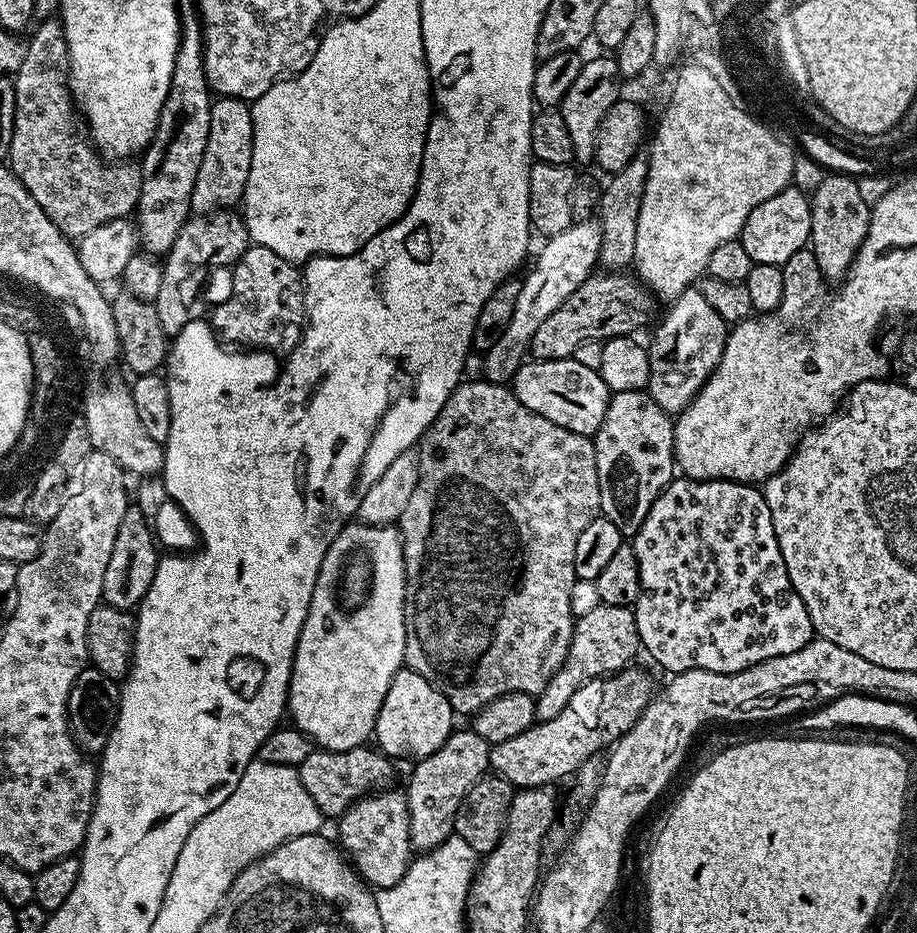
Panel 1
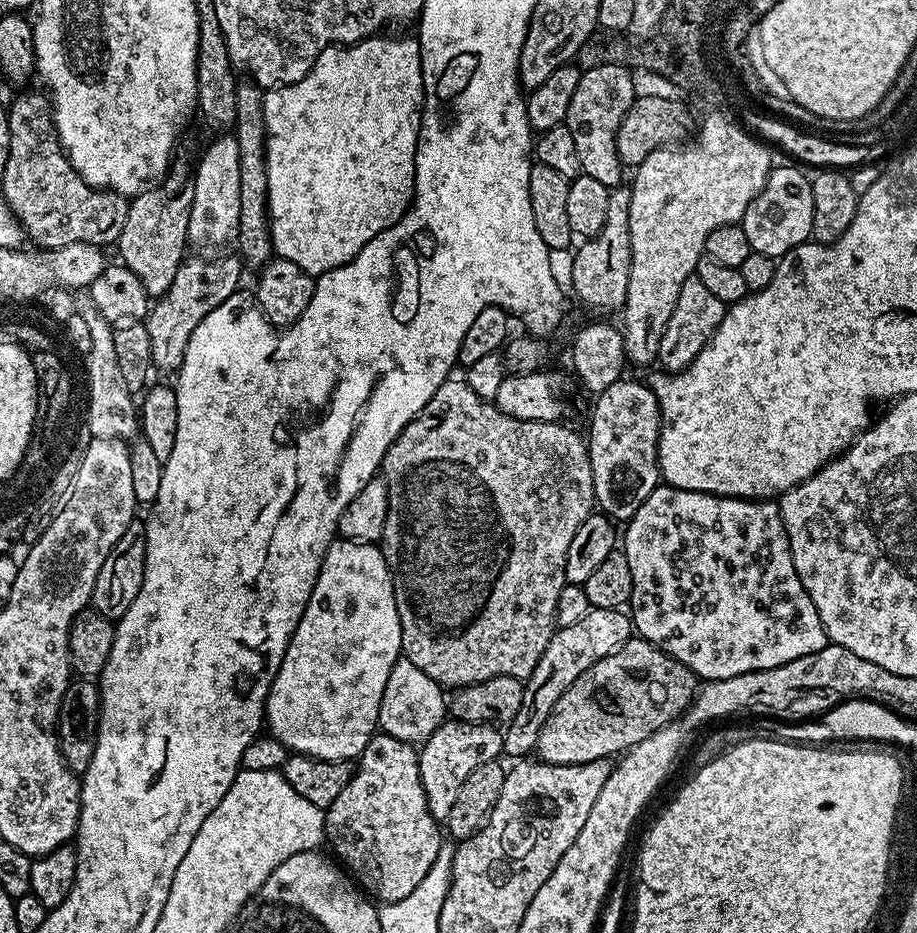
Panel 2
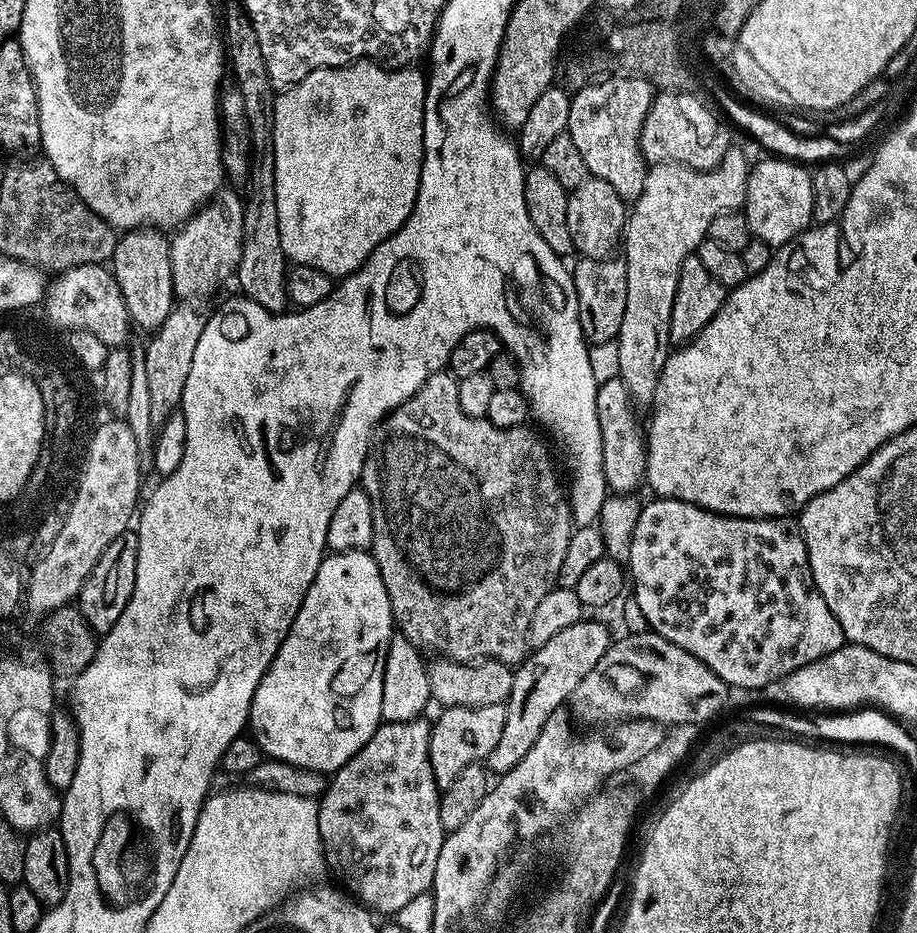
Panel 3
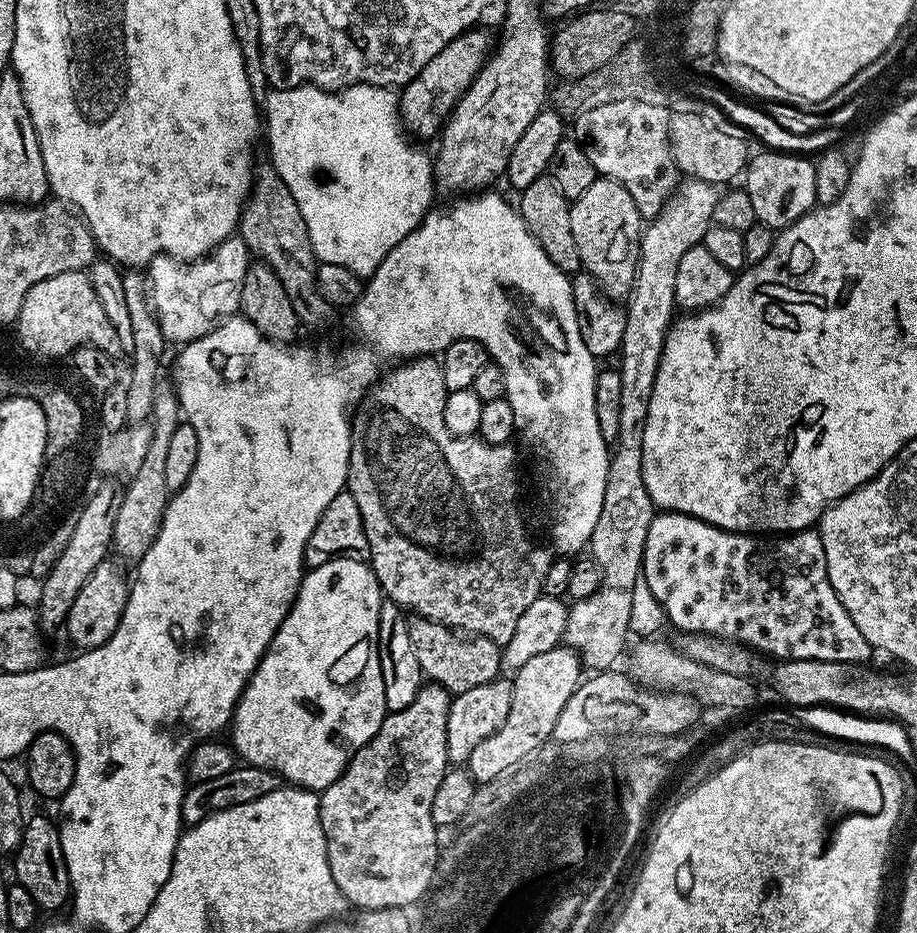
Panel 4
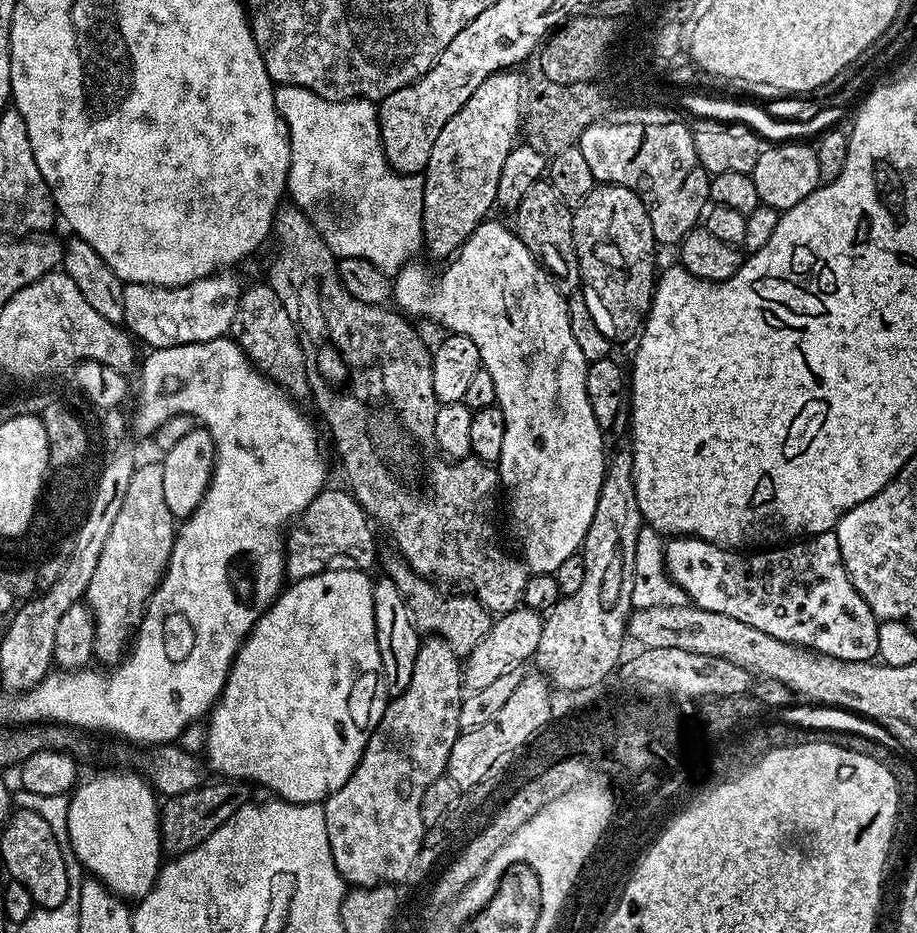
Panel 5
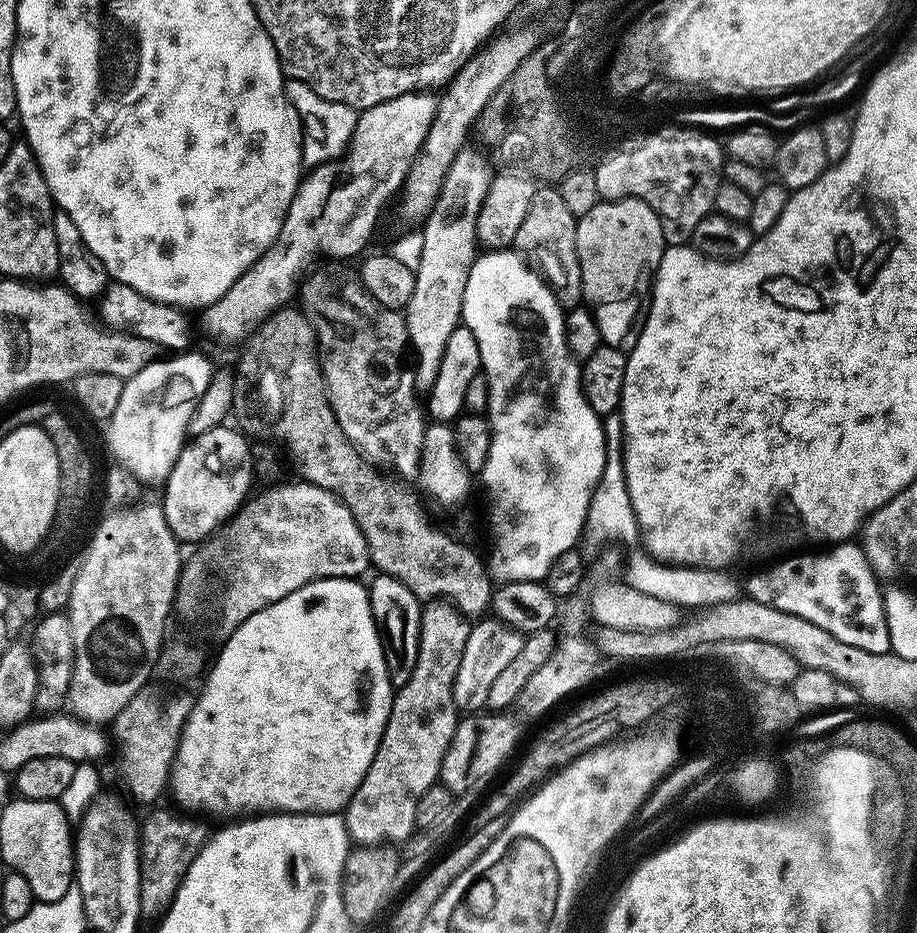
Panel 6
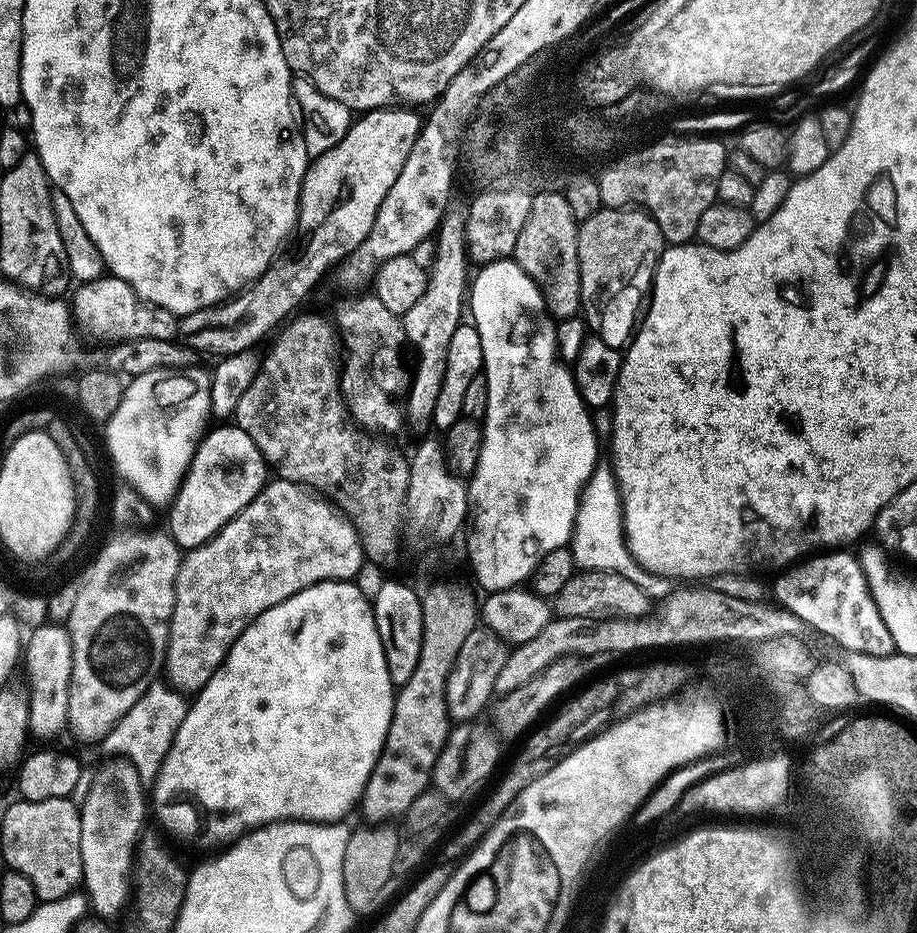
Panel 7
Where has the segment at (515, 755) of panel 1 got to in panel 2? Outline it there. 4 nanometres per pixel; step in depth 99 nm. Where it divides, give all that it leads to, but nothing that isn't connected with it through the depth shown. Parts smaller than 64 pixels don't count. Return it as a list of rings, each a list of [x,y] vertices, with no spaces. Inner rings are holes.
[[[630,638],[619,650],[602,658],[589,672],[583,672],[564,691],[562,698],[554,702],[538,734],[535,755],[546,764],[558,766],[608,760],[617,754],[627,752],[638,742],[650,738],[650,734],[662,730],[667,724],[681,719],[691,706],[692,697],[697,691],[698,677],[685,664],[670,658],[670,654],[658,650],[648,640]]]

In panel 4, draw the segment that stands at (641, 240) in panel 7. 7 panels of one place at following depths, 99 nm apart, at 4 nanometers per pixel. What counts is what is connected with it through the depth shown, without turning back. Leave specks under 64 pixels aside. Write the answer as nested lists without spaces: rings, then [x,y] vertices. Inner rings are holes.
[[[607,178],[596,179],[582,198],[571,201],[570,230],[578,245],[583,271],[600,283],[606,296],[617,302],[623,301],[631,292],[636,277],[642,231],[642,217],[638,206],[634,206],[634,198],[630,198],[630,190]]]

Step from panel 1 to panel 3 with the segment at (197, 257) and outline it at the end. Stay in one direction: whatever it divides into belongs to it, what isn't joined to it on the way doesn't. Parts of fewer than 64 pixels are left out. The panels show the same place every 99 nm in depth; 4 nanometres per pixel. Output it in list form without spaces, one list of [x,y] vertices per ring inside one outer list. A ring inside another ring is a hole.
[[[176,306],[172,313],[162,322],[156,332],[151,333],[147,341],[145,358],[147,385],[150,386],[150,422],[154,426],[162,425],[171,412],[183,405],[186,378],[190,378],[190,365],[194,363],[194,349],[198,346],[198,338],[202,338],[205,317],[200,316],[196,306]]]

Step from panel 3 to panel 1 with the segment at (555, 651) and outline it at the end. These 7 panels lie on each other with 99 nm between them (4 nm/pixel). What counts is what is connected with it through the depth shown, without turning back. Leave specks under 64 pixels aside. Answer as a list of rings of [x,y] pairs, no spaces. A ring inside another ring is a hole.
[[[599,604],[590,614],[579,617],[572,625],[572,641],[564,664],[550,678],[550,682],[535,697],[536,715],[540,720],[554,718],[568,705],[576,690],[588,680],[603,678],[613,672],[619,672],[633,663],[636,651],[642,645],[636,613],[632,608],[622,606],[606,606]]]

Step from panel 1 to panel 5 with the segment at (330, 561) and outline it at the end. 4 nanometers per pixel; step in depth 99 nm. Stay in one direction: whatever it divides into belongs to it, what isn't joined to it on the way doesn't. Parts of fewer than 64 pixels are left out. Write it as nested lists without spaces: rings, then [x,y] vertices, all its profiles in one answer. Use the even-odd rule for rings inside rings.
[[[336,566],[325,570],[316,576],[308,576],[304,580],[289,583],[276,597],[271,608],[261,615],[252,628],[252,633],[244,639],[244,645],[236,651],[236,660],[228,672],[228,680],[224,684],[222,694],[217,698],[207,717],[208,737],[204,740],[204,748],[208,751],[206,764],[220,778],[242,780],[249,785],[261,784],[269,788],[273,797],[287,800],[289,804],[320,804],[341,788],[350,778],[350,774],[359,764],[364,747],[372,736],[372,731],[378,726],[382,714],[390,699],[384,689],[384,671],[382,670],[382,654],[378,650],[376,623],[374,622],[374,598],[372,597],[373,581],[368,580],[364,570],[352,566]]]

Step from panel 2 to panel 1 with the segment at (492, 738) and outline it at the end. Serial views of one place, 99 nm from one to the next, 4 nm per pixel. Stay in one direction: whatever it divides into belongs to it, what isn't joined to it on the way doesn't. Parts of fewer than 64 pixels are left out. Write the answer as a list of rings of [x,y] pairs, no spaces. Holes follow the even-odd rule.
[[[453,730],[424,760],[415,761],[412,777],[408,780],[406,795],[408,798],[408,813],[410,814],[410,838],[412,847],[417,853],[423,854],[436,848],[456,831],[456,815],[462,798],[478,782],[480,777],[489,771],[488,749],[490,745],[486,738],[471,730]]]

